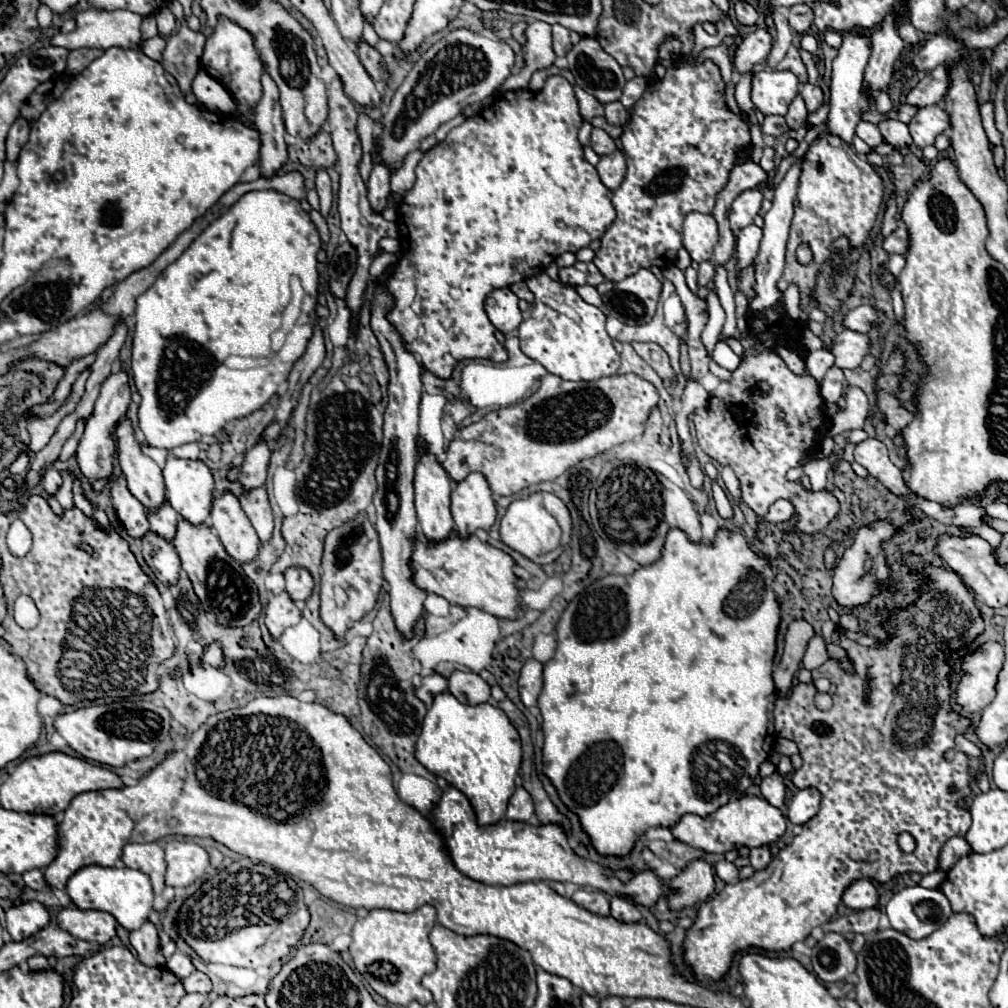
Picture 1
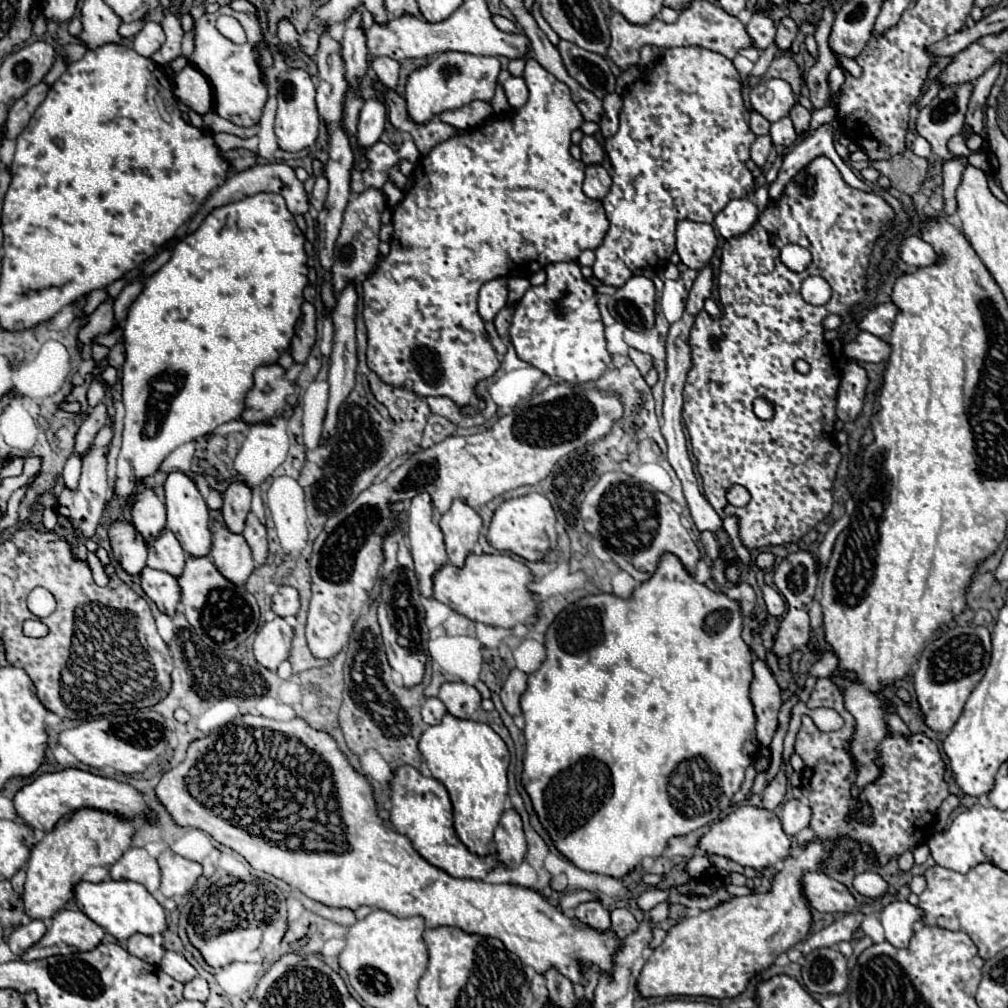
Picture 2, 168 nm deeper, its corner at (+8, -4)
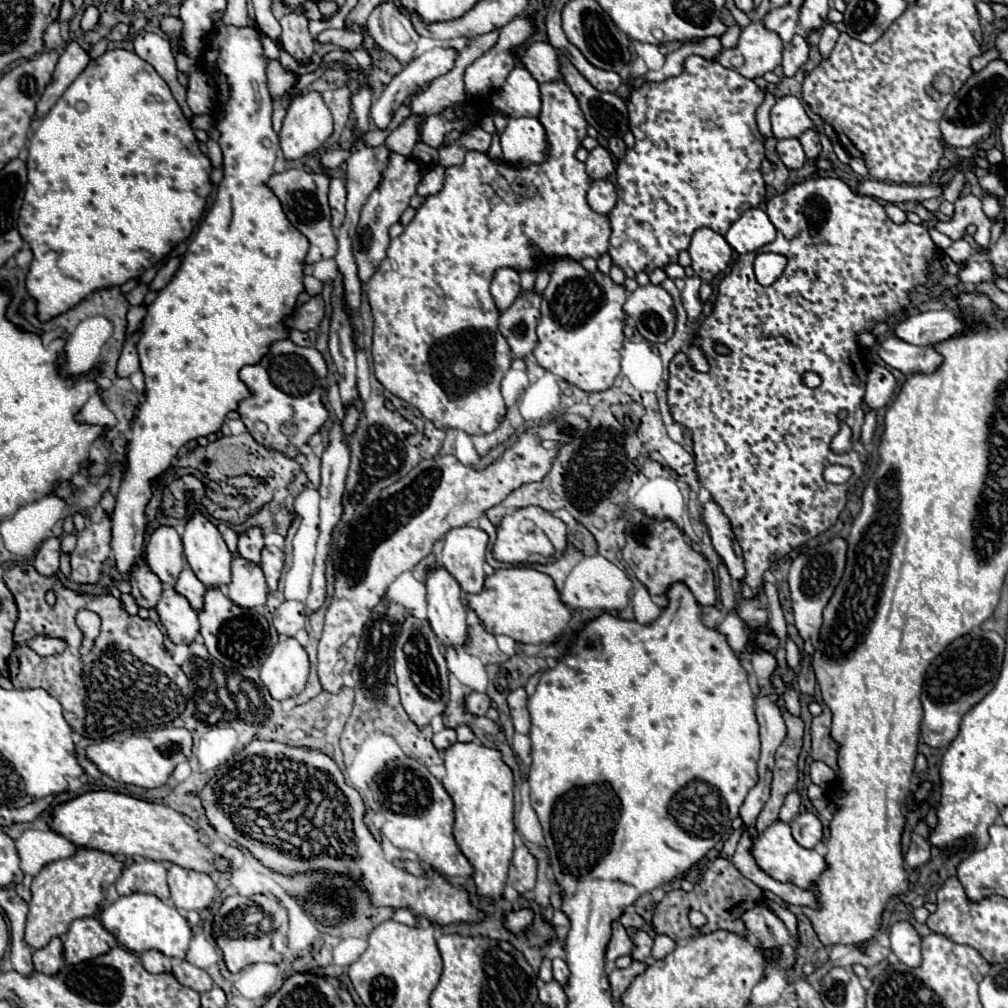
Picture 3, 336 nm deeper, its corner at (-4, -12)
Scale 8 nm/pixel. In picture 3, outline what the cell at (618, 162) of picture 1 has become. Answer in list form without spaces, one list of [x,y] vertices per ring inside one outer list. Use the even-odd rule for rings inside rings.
[[[600,179],[600,181],[592,181],[590,189],[588,189],[588,205],[596,211],[596,213],[610,213],[612,207],[616,205],[616,187],[614,183],[610,183],[608,179]]]

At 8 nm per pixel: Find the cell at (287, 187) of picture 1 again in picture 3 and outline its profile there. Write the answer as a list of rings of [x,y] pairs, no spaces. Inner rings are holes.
[[[288,169],[284,173],[274,173],[268,179],[268,187],[272,193],[282,201],[282,207],[292,221],[292,225],[302,231],[308,241],[310,241],[310,251],[306,255],[306,263],[316,263],[322,259],[332,259],[338,243],[330,225],[330,207],[328,207],[328,175],[318,175],[318,173],[306,173],[300,169]]]

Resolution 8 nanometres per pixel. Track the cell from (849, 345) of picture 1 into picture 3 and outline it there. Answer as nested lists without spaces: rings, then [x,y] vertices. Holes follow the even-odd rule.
[[[886,337],[880,343],[878,355],[882,361],[902,373],[930,373],[930,369],[938,367],[938,353],[930,347],[916,347],[916,345],[906,345],[904,341],[898,341],[896,337]]]

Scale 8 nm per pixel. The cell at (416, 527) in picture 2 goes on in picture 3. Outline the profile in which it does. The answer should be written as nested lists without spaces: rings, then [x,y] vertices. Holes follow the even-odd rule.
[[[428,569],[428,621],[444,645],[460,647],[466,641],[466,605],[458,581],[444,569]]]

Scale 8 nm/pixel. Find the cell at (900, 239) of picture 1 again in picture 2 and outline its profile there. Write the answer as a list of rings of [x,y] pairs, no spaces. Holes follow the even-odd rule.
[[[906,237],[900,245],[900,257],[904,263],[916,265],[916,267],[936,265],[940,261],[936,251],[926,241],[922,241],[920,237]]]

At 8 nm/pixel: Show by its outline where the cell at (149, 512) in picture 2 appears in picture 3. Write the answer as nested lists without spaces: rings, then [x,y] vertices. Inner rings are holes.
[[[162,525],[152,531],[146,545],[146,561],[162,583],[174,585],[178,573],[184,569],[182,541],[174,527]]]

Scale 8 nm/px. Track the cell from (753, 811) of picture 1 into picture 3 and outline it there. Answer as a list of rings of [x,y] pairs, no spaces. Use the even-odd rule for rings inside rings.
[[[774,821],[764,833],[754,837],[752,843],[752,857],[758,863],[758,867],[768,873],[772,879],[782,883],[796,883],[798,887],[812,887],[812,883],[818,879],[818,875],[826,869],[824,857],[818,855],[814,849],[804,849],[798,845],[790,833],[790,825],[784,821]]]

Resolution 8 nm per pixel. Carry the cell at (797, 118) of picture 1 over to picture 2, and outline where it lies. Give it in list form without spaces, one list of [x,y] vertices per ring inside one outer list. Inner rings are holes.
[[[784,117],[784,119],[776,121],[776,123],[772,123],[770,137],[772,137],[772,143],[776,147],[786,147],[786,149],[790,149],[798,141],[798,135],[796,135],[796,131],[792,127],[790,117]]]

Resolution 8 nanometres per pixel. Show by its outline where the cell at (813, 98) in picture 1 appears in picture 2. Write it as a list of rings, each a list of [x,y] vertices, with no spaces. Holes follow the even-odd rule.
[[[800,103],[794,105],[794,109],[790,111],[790,119],[792,119],[792,125],[794,125],[794,131],[798,135],[806,133],[808,127],[810,127],[810,111],[804,109]]]

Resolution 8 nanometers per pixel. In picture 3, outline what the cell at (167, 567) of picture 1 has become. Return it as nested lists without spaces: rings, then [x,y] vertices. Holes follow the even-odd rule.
[[[164,587],[156,611],[160,615],[162,625],[168,631],[168,637],[174,643],[188,643],[196,639],[200,629],[196,611],[178,591],[174,591],[172,587]]]

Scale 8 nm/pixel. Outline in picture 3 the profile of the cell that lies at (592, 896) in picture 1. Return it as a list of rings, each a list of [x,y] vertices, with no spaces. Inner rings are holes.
[[[614,921],[612,923],[612,939],[610,939],[608,947],[606,947],[606,959],[608,961],[614,961],[616,957],[630,955],[632,953],[632,947],[634,945],[632,945],[632,939],[628,937],[626,929],[618,921]]]

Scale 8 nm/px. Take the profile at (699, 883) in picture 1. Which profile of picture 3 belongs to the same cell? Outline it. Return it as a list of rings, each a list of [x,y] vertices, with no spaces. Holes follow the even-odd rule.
[[[632,961],[628,969],[614,969],[610,971],[608,979],[610,979],[610,987],[612,987],[612,997],[614,1001],[620,1001],[622,995],[626,993],[626,989],[630,987],[630,983],[646,969],[648,965],[644,961]]]

